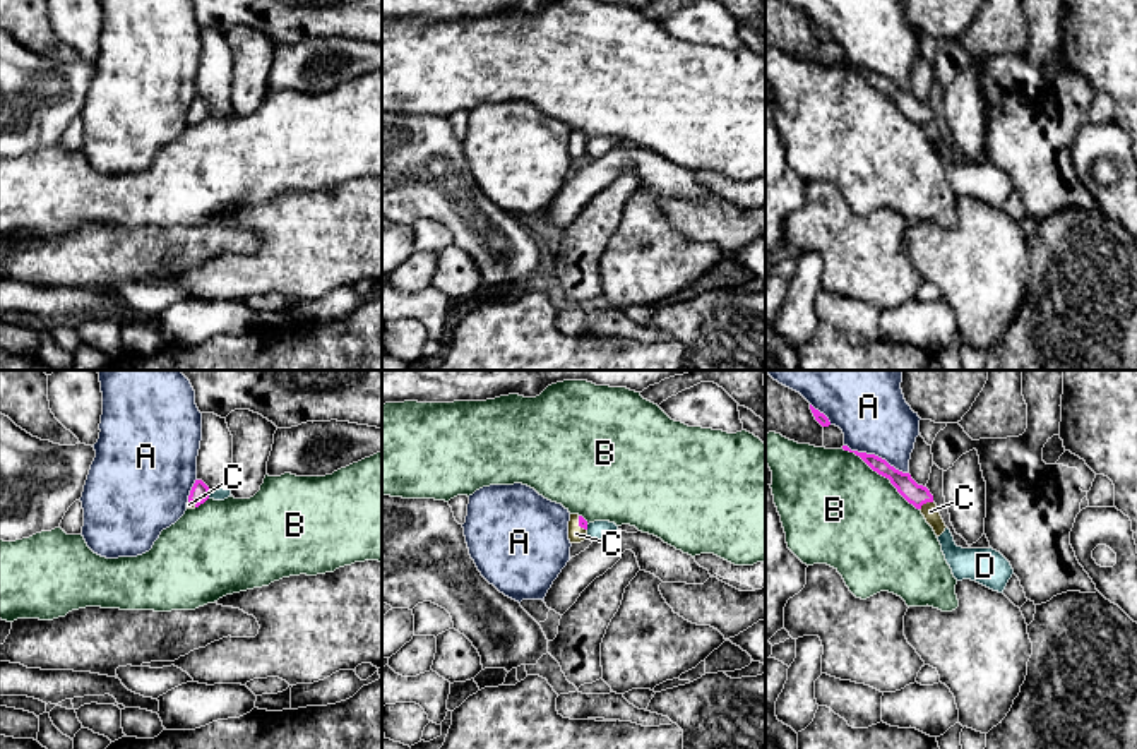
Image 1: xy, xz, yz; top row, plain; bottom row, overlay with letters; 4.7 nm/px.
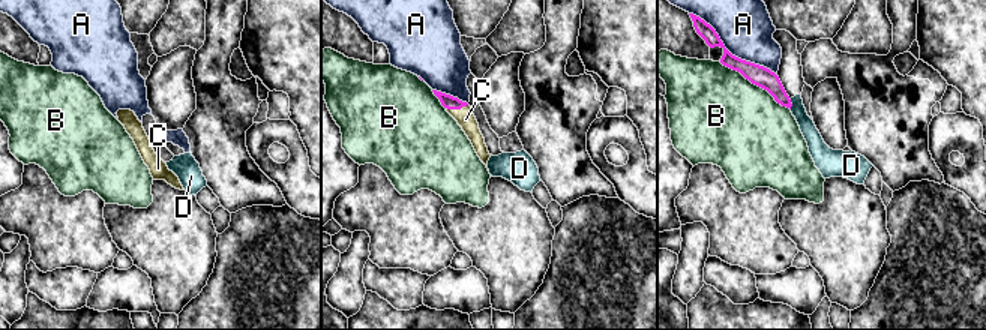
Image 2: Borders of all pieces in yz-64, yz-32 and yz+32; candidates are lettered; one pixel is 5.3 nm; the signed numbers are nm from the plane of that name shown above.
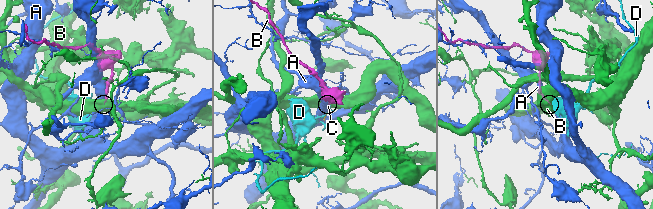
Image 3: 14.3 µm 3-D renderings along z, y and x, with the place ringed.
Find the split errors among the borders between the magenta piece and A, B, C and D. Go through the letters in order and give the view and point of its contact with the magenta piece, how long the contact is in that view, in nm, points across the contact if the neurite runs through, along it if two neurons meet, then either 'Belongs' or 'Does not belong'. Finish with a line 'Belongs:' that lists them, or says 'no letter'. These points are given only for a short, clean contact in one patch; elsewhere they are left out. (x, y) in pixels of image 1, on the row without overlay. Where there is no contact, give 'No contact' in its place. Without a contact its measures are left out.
A: Touches magenta at yz (877, 72). Shared border 340 nm. Does not belong
B: Touches magenta at yz (882, 91). Shared border 460 nm. Does not belong
C: Touches magenta at yz (925, 119). Shared border 80 nm. Path across: yz (915, 110), (925, 119), (930, 127). Belongs
D: Touches magenta at xy (208, 112). Shared border 40 nm. Boundary: xy (211, 108), (208, 113). Does not belong
Belongs: C

